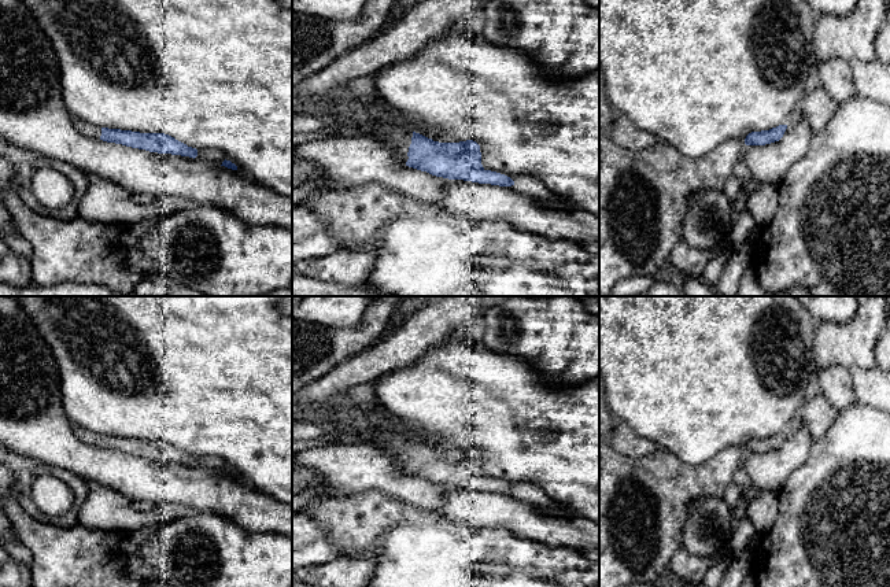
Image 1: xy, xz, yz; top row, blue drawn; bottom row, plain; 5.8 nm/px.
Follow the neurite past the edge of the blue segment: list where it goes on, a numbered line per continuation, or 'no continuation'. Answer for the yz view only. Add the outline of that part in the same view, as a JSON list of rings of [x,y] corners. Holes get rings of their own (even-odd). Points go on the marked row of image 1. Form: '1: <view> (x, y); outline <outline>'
no continuation

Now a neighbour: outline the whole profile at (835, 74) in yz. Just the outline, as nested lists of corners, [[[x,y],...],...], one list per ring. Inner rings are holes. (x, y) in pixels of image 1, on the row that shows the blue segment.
[[[838,58],[817,63],[820,85],[838,103],[843,104],[856,93],[849,62]]]

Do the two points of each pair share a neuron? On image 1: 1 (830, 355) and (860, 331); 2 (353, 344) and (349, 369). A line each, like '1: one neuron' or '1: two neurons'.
1: one neuron
2: two neurons

